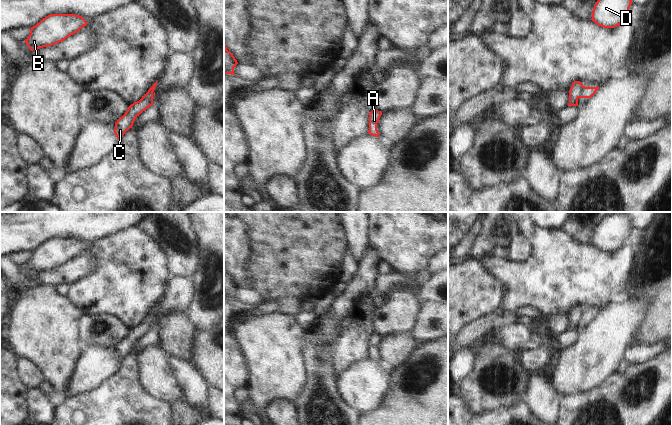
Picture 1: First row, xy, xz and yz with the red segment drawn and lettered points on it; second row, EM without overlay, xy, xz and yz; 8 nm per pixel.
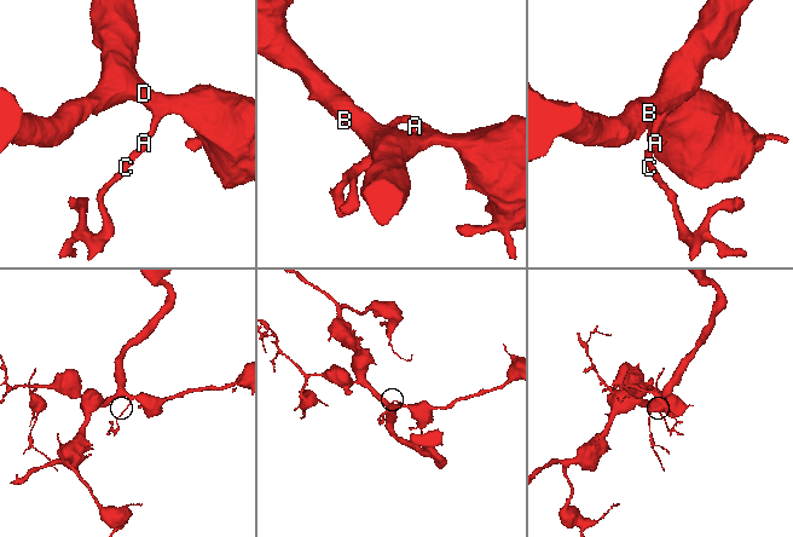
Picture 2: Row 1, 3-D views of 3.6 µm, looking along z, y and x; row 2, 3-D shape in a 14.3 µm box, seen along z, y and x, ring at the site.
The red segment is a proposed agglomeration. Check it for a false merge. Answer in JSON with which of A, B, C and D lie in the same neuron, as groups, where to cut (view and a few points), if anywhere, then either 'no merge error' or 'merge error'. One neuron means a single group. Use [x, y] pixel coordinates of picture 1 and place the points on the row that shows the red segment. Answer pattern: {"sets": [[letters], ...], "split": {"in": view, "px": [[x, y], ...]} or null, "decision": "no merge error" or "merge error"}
{"sets": [["A", "B", "C", "D"]], "split": null, "decision": "no merge error"}

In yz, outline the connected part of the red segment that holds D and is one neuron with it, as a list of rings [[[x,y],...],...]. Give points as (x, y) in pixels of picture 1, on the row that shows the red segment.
[[[598,0],[594,5],[591,20],[604,28],[617,27],[623,23],[631,4],[632,0]]]

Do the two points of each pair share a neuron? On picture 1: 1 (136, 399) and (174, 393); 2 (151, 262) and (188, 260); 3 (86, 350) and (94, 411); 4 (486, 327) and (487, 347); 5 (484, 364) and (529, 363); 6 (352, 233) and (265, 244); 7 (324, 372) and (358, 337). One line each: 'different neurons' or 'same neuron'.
1: different neurons
2: different neurons
3: different neurons
4: different neurons
5: different neurons
6: different neurons
7: different neurons

